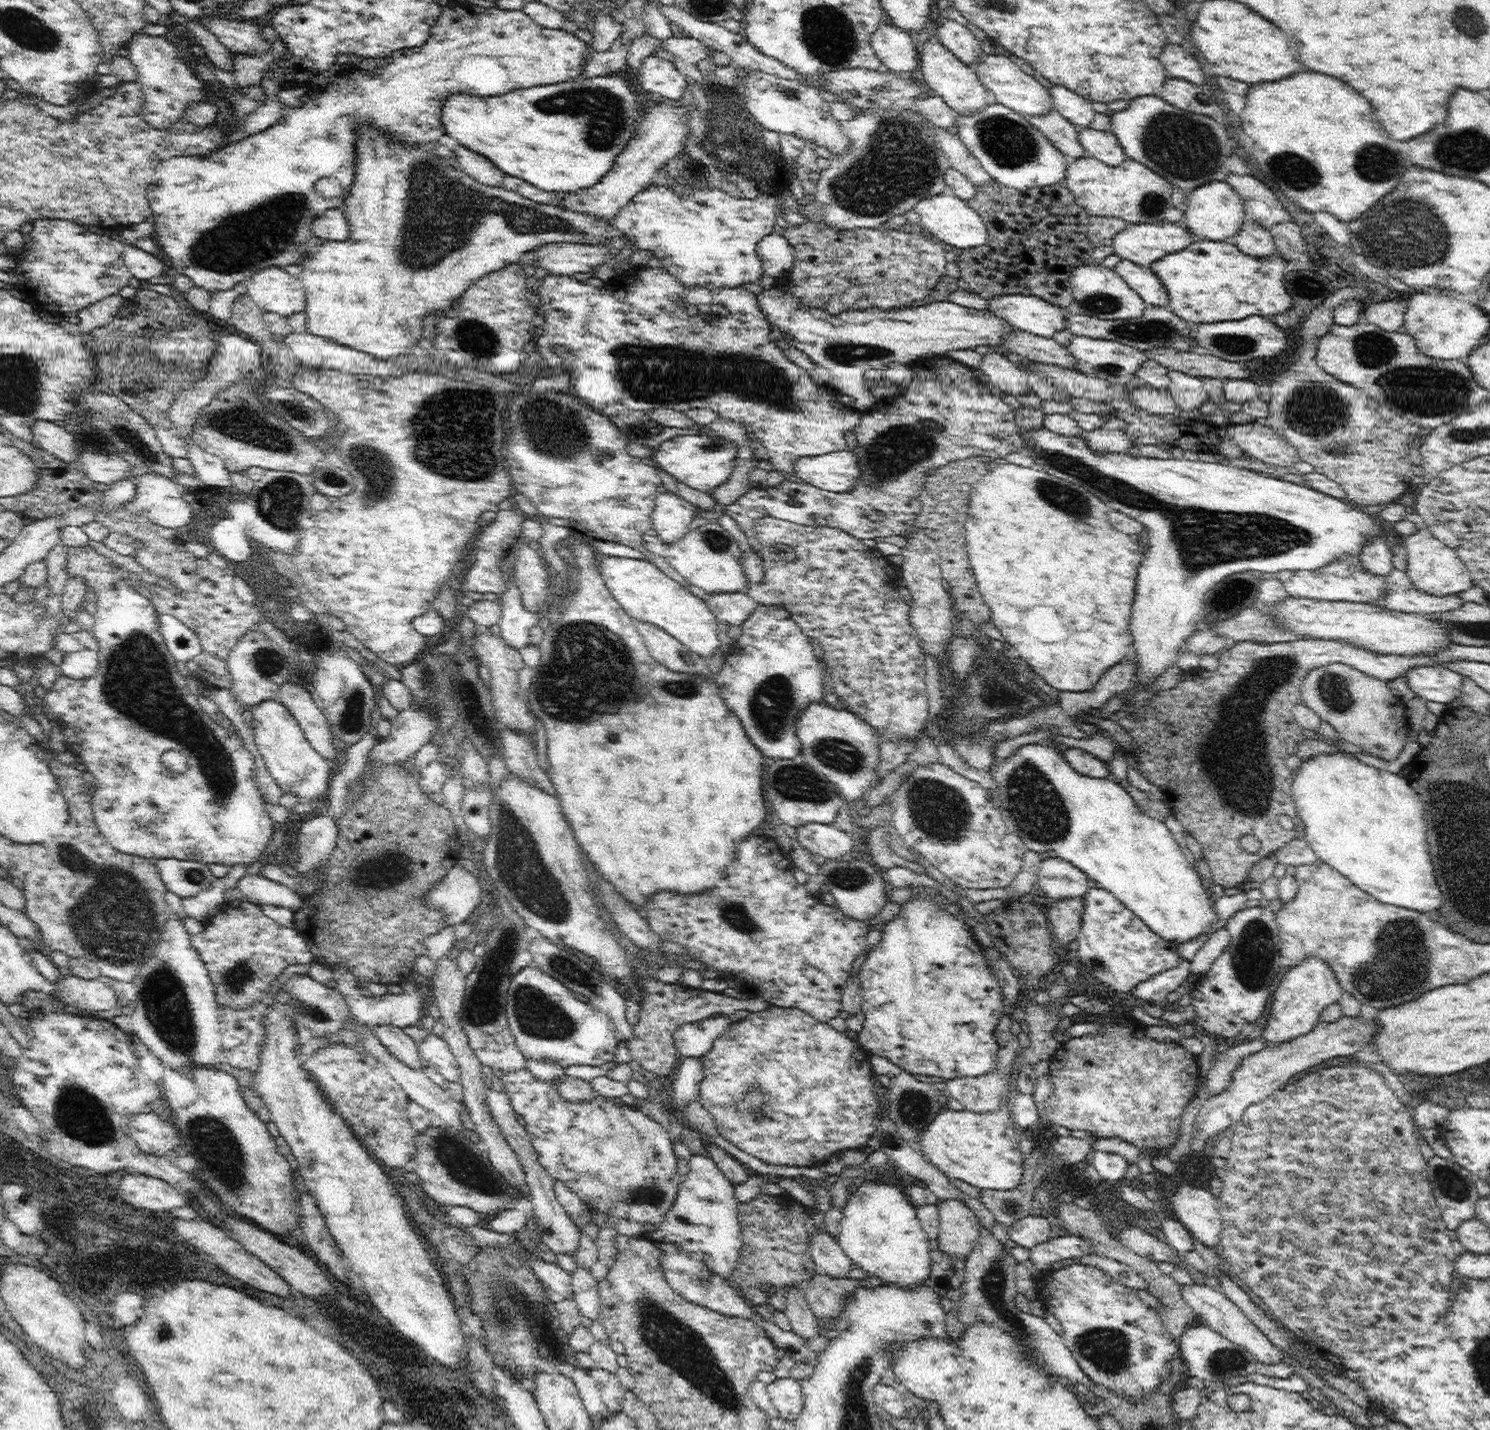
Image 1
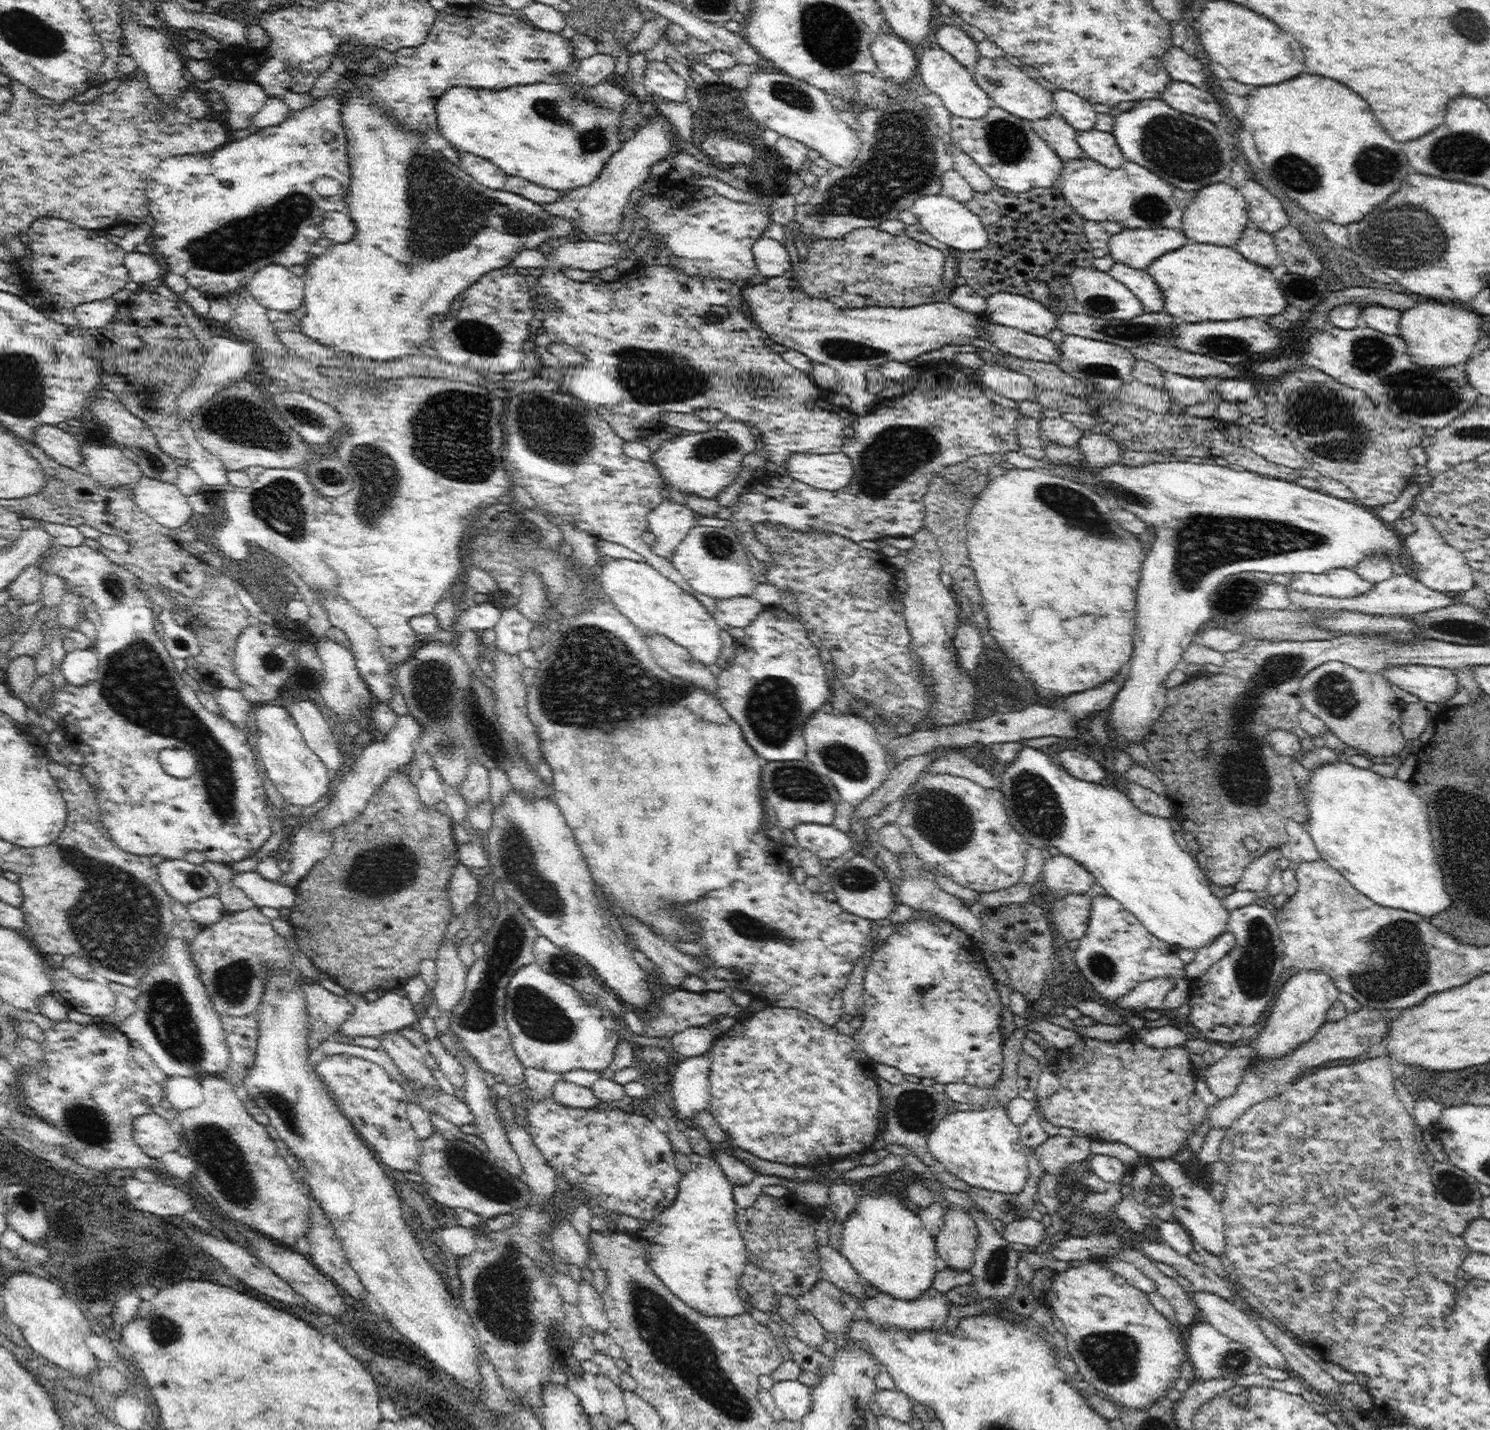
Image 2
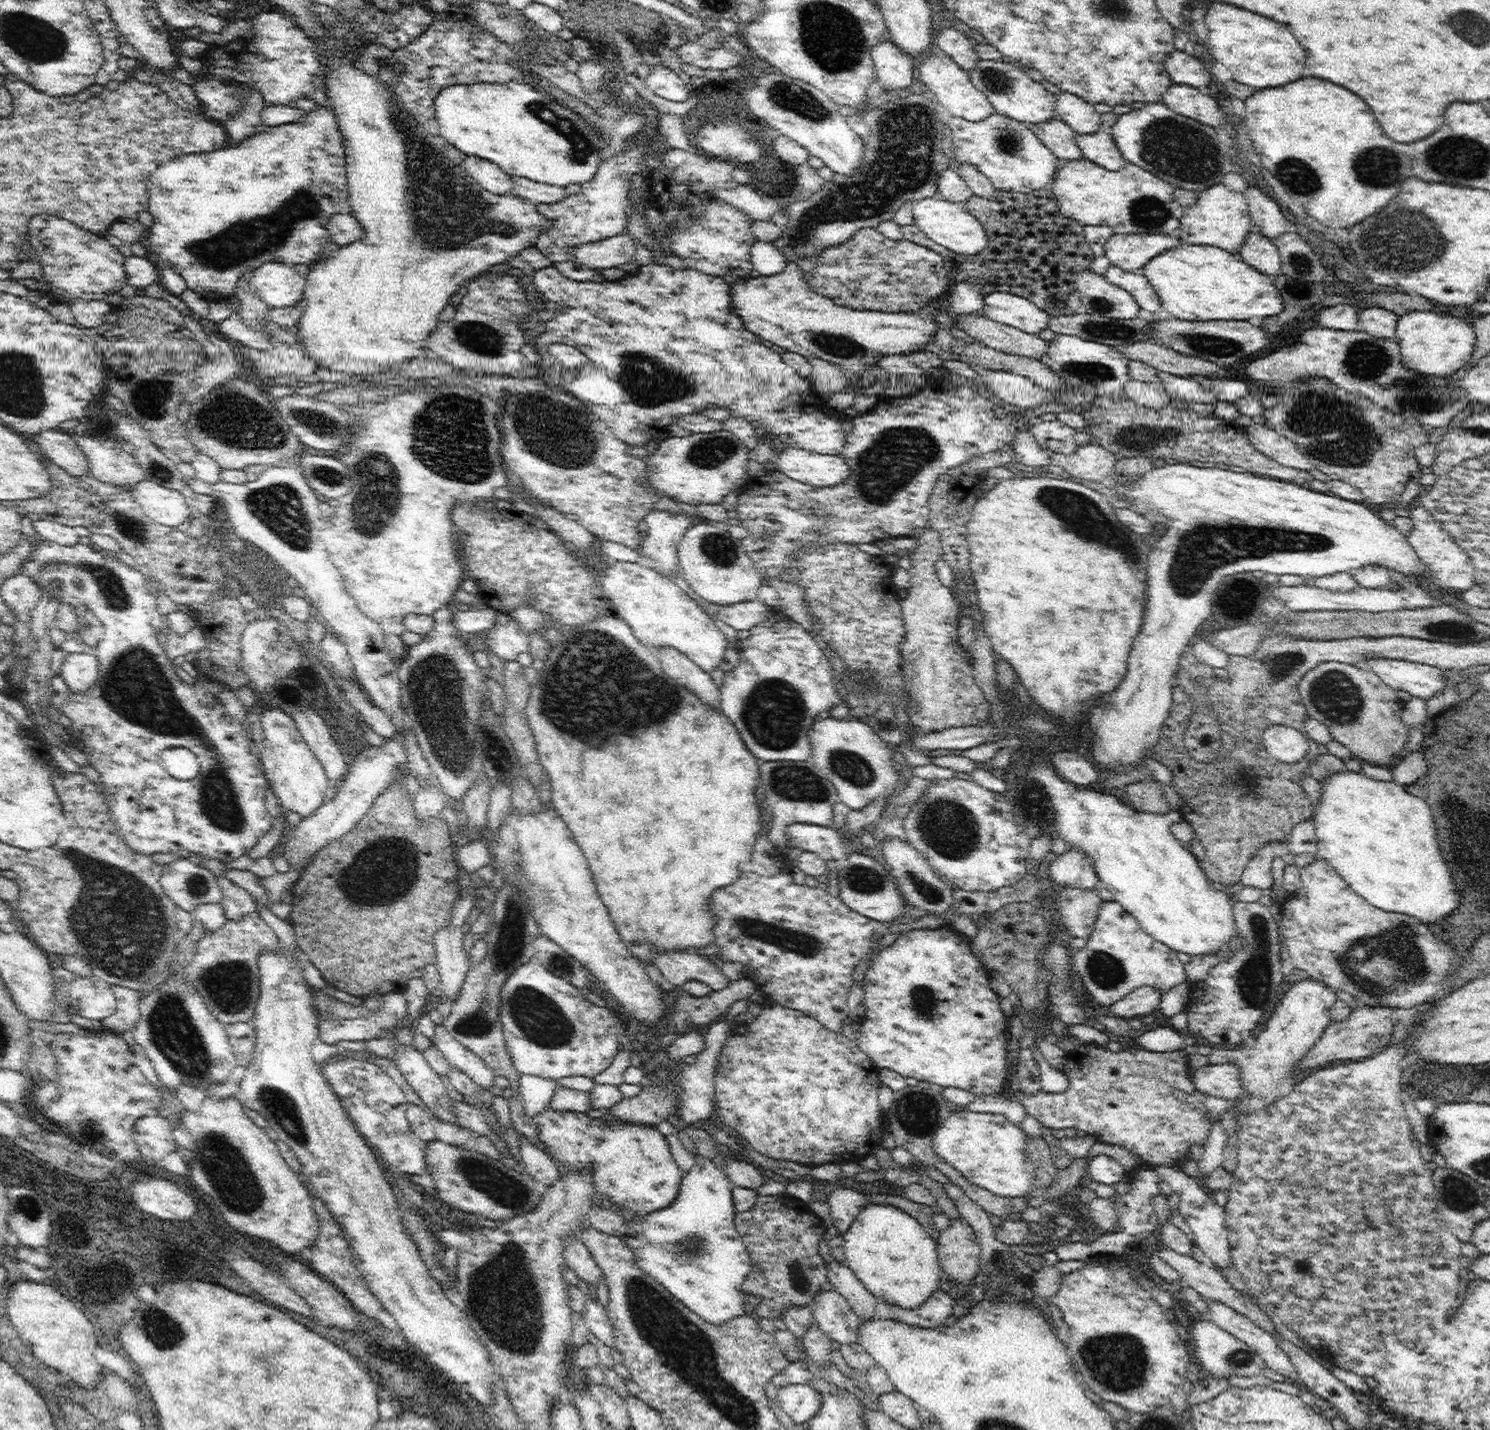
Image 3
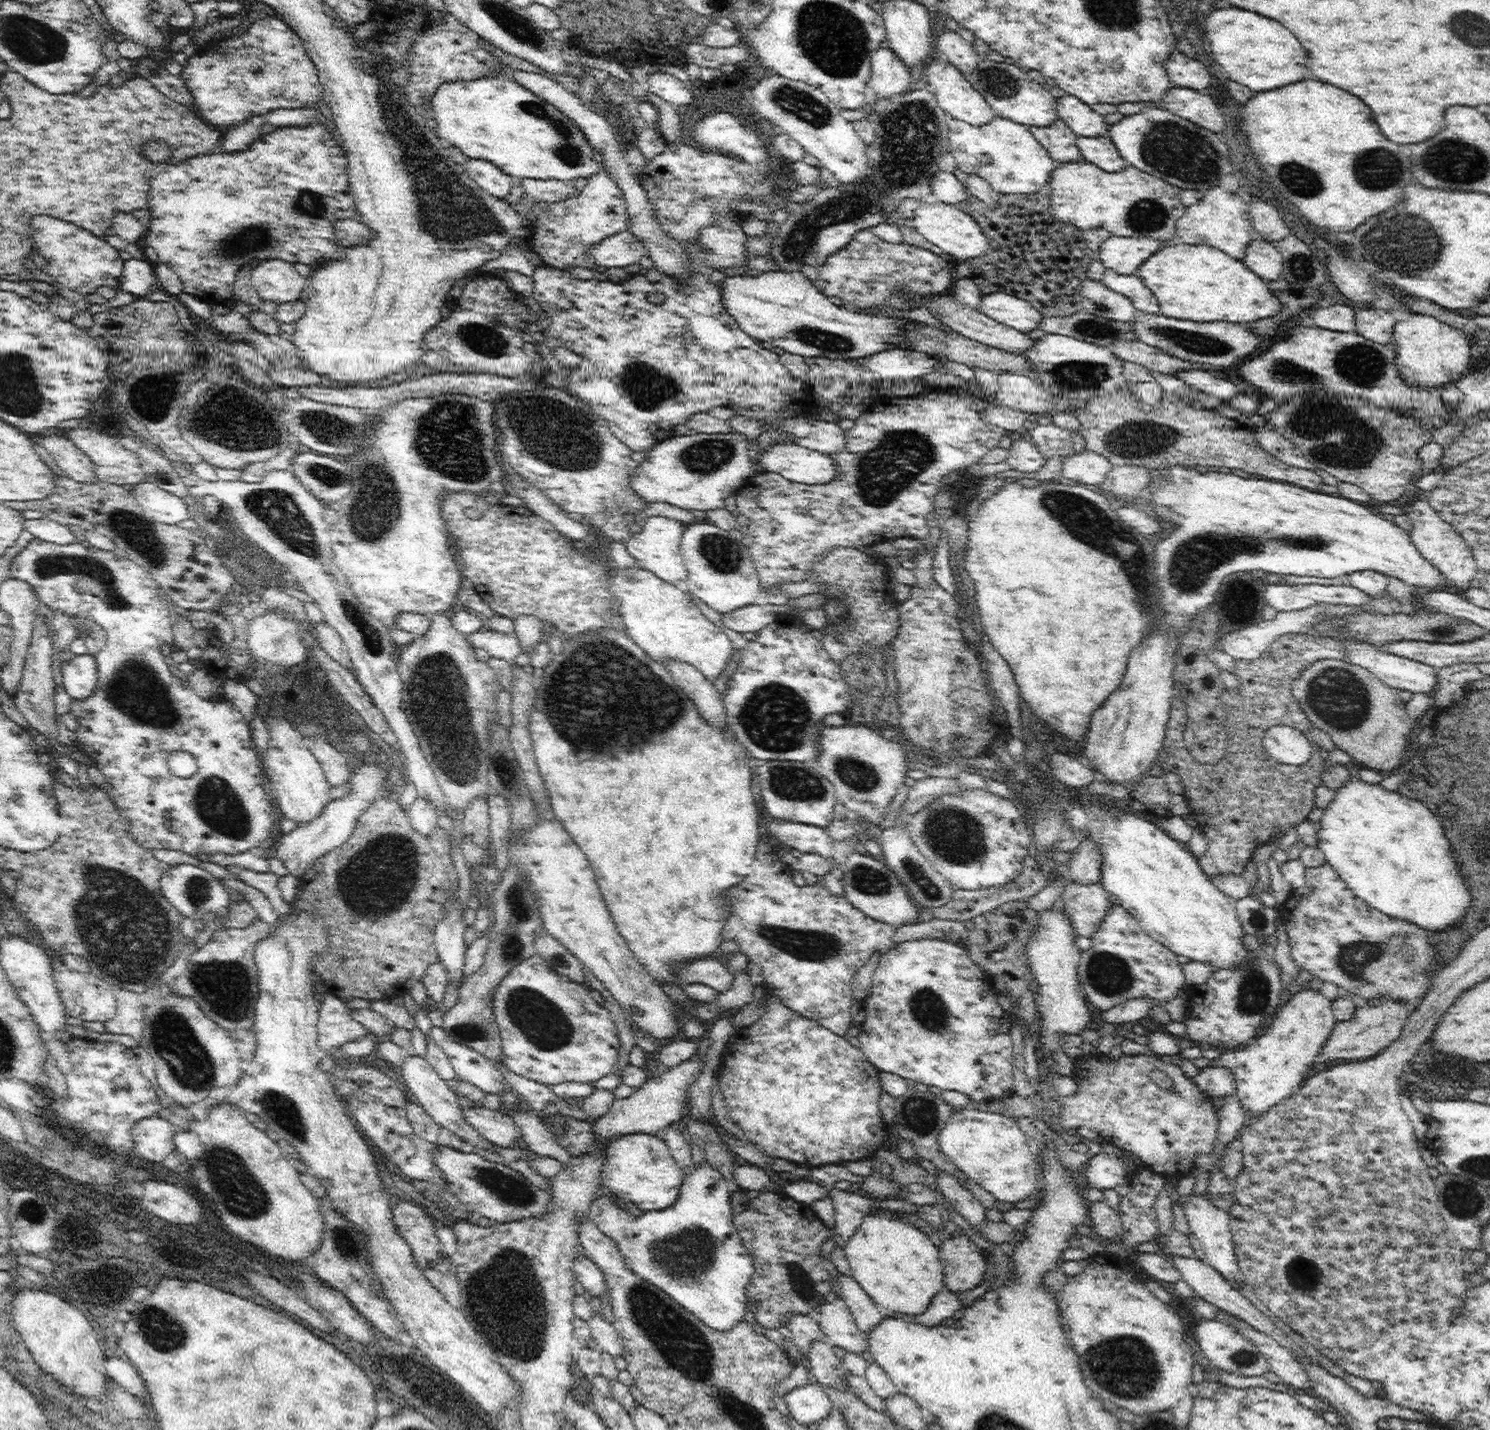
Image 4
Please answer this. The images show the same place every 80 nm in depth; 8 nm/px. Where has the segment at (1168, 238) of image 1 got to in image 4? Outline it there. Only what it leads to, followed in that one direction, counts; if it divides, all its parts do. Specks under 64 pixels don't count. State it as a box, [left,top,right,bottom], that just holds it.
[1095,235,1162,275]

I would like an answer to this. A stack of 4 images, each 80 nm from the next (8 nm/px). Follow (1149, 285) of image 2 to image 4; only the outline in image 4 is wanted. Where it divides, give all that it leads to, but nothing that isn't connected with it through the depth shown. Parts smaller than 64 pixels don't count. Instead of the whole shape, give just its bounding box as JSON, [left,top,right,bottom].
[1101,269,1159,314]

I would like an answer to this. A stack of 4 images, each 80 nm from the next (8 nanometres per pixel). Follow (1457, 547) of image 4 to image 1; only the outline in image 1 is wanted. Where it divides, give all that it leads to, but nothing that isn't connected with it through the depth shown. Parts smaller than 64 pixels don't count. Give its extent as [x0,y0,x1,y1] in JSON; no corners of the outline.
[1404,512,1474,594]

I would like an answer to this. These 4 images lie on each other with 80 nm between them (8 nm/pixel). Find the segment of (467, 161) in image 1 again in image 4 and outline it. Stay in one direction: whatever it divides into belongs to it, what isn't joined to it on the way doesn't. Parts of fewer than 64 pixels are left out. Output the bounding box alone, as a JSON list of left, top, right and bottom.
[464,158,515,200]

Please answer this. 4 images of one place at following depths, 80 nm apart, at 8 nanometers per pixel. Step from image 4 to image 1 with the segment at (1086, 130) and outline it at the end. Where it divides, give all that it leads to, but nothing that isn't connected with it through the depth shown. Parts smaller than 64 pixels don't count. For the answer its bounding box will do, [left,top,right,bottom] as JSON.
[1051,85,1096,128]

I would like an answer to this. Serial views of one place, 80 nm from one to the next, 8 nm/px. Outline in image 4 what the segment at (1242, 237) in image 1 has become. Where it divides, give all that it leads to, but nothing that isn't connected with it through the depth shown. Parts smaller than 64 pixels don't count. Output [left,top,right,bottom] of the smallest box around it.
[1241,238,1283,282]

